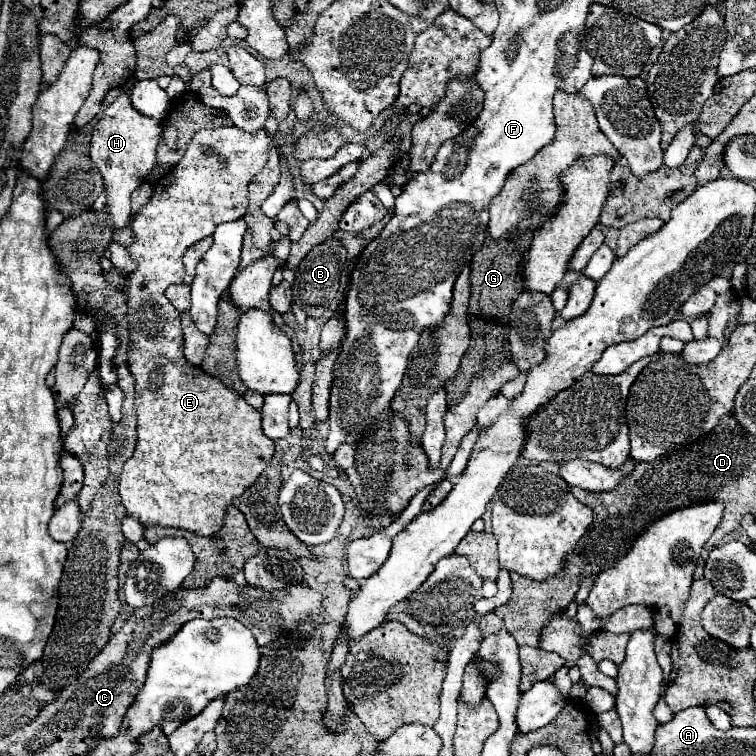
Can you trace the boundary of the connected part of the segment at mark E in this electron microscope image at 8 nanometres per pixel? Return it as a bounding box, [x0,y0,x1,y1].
[102,126,280,536]

